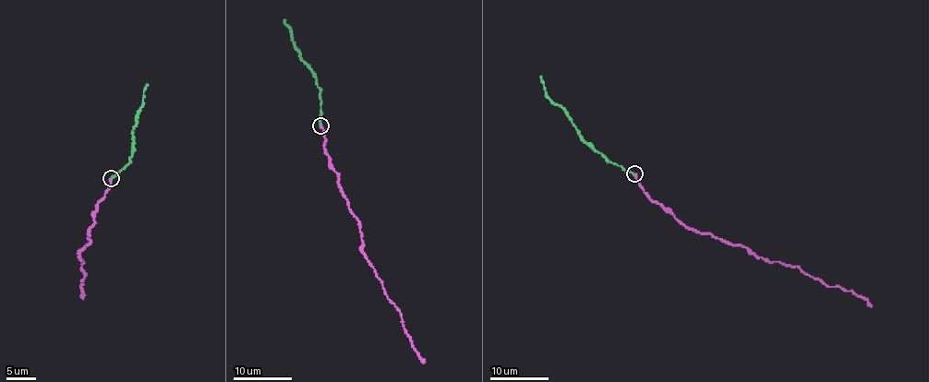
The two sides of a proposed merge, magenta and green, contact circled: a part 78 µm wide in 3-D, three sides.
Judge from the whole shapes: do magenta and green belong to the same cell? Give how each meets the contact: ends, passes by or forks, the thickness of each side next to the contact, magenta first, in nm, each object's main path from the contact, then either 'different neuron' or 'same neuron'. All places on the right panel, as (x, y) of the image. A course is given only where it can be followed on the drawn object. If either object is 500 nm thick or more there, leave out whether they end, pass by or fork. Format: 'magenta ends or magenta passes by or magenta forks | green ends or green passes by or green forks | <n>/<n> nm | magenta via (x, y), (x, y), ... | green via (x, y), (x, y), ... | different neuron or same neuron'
magenta ends | green ends | 340/240 nm | magenta via (633, 173), (650, 199), (690, 228), (789, 266), (798, 266), (829, 286), (840, 286), (862, 297), (871, 307) | green via (633, 173), (596, 151), (571, 119), (547, 95), (540, 76) | same neuron

